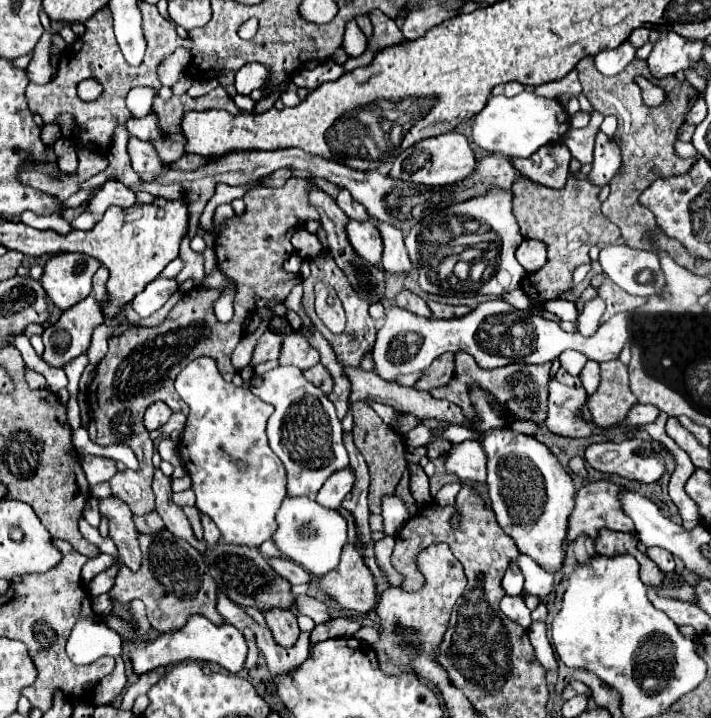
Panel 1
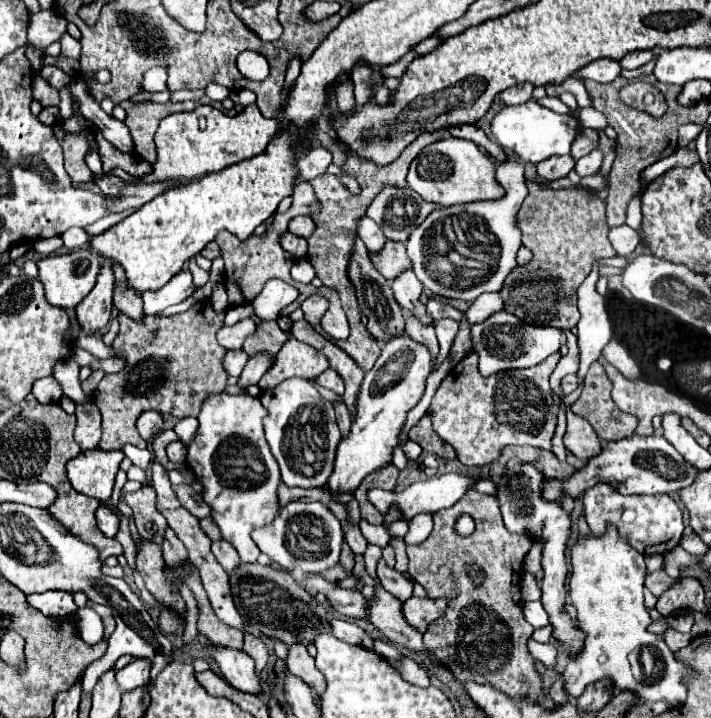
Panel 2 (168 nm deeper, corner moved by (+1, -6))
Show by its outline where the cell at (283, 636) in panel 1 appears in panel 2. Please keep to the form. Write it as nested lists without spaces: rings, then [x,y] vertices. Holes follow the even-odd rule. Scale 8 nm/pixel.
[[[290,645],[290,653],[288,653],[288,659],[286,659],[286,665],[288,665],[290,673],[294,673],[296,677],[302,677],[302,681],[306,685],[310,685],[318,695],[322,695],[326,691],[326,679],[316,669],[314,657],[308,655],[304,645]]]

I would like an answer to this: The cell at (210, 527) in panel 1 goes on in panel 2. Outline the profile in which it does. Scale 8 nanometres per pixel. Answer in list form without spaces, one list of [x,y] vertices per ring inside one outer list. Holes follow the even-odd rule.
[[[214,541],[212,553],[218,559],[218,563],[224,567],[226,573],[232,573],[240,565],[240,557],[238,557],[234,545],[230,545],[228,541]]]

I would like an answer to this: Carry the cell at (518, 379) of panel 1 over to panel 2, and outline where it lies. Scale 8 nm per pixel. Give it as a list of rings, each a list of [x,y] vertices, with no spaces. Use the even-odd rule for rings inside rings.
[[[470,351],[442,381],[432,399],[428,411],[432,413],[434,431],[456,449],[458,461],[466,467],[482,467],[496,461],[506,445],[532,445],[552,451],[558,405],[554,405],[548,377],[560,357],[560,353],[552,353],[542,365],[482,377],[478,371],[478,353]]]

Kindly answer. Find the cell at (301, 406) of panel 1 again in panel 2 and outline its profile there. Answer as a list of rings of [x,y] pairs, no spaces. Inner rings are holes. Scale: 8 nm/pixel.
[[[302,377],[286,379],[278,387],[264,391],[260,395],[260,403],[268,409],[264,431],[270,451],[278,461],[282,483],[306,489],[322,487],[334,469],[334,455],[340,441],[332,403],[320,397],[312,381]]]

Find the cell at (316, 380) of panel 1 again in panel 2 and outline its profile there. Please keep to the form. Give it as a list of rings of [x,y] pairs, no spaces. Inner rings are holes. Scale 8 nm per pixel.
[[[326,369],[324,373],[320,373],[316,377],[316,383],[322,385],[322,387],[328,387],[332,391],[336,391],[340,397],[344,395],[344,381],[342,381],[342,377],[334,369]]]

